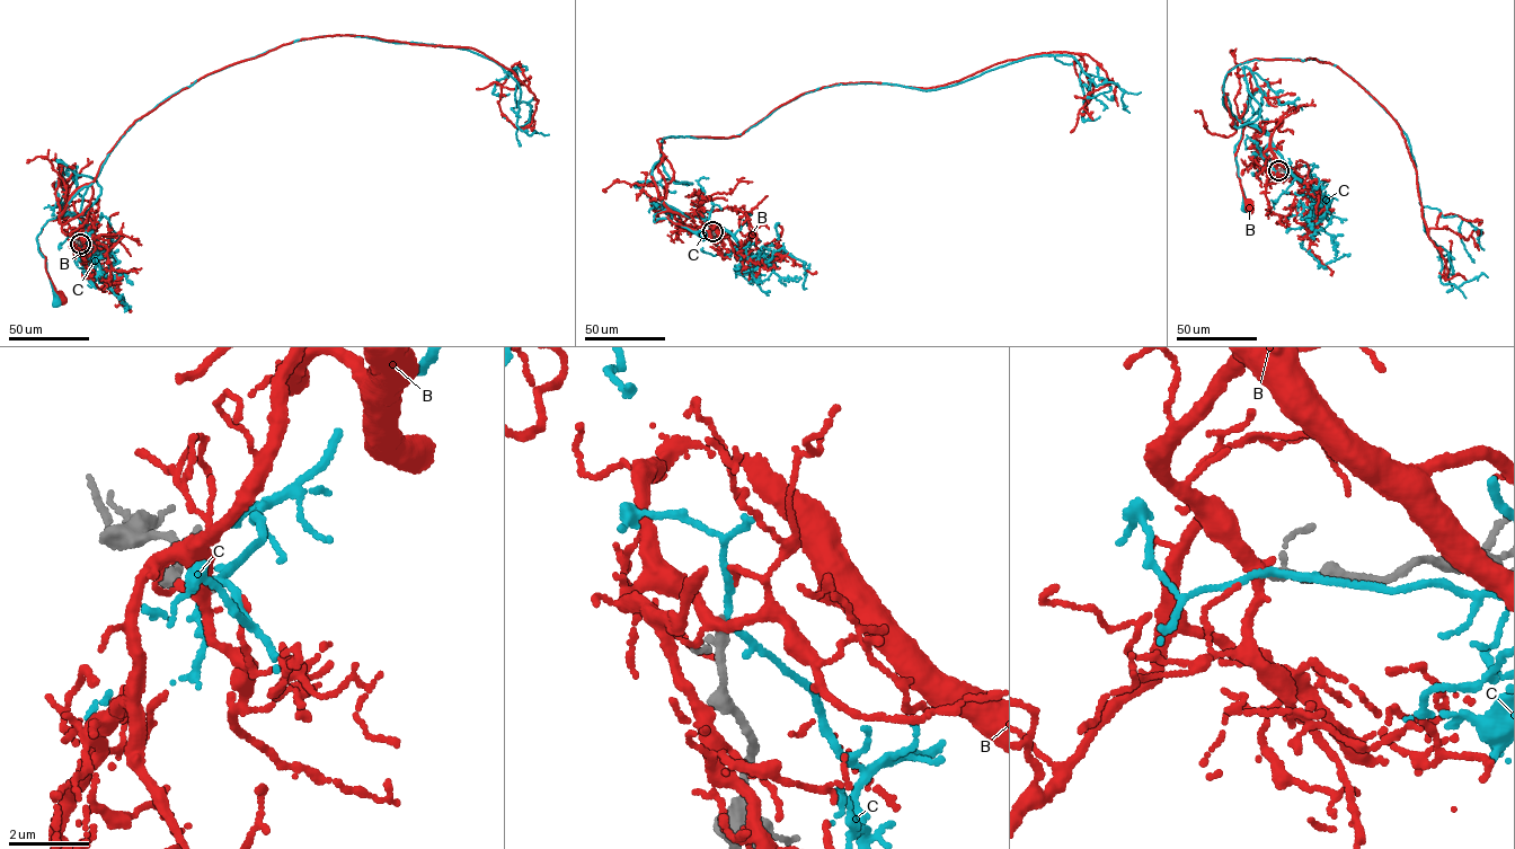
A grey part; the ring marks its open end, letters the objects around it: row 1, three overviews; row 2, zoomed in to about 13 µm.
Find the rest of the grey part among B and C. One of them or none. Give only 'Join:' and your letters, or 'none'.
Join: none

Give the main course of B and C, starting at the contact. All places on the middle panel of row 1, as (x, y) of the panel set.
B: (712, 231), (708, 222), (697, 215), (687, 218), (670, 211), (656, 214), (656, 222), (666, 218), (709, 236)
C: (714, 231), (721, 237), (721, 228), (714, 222), (674, 210), (654, 215), (654, 221), (667, 218), (702, 235)

